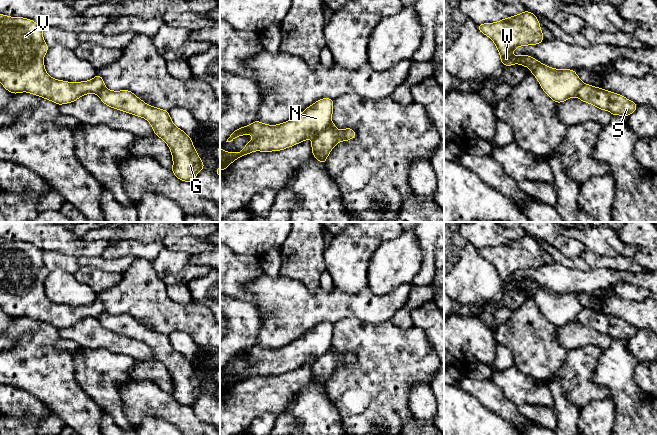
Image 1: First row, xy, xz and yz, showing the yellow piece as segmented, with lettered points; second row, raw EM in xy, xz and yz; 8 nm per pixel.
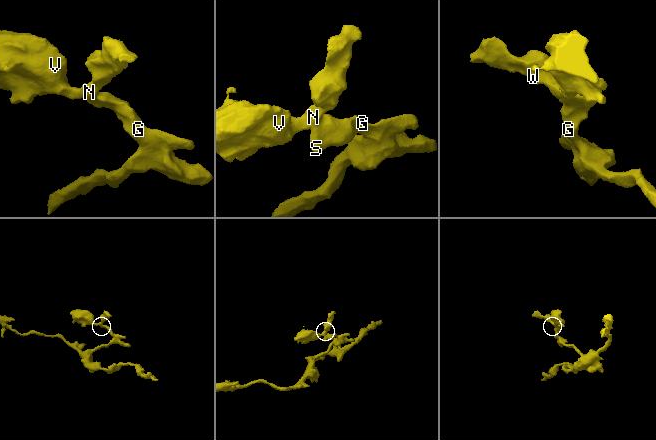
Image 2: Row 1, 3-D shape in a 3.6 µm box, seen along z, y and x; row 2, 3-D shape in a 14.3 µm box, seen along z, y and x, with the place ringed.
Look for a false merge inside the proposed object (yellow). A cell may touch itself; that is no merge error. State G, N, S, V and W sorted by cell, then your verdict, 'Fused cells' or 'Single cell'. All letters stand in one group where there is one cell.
Groups: G S / N V W. Fused cells

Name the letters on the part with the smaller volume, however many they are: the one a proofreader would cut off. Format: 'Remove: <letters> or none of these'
Remove: N, V, W

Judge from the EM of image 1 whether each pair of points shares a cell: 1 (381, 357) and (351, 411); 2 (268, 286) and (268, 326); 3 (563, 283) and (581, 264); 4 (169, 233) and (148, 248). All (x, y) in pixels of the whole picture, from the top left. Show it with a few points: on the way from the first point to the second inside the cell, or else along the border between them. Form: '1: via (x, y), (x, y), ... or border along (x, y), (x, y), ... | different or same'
1: via (381, 370), (381, 378), (378, 384), (364, 398) | same
2: via (268, 296), (268, 316) | same
3: border along (554, 262), (571, 268), (589, 269) | different
4: border along (136, 239), (142, 242), (159, 241), (164, 246) | different

